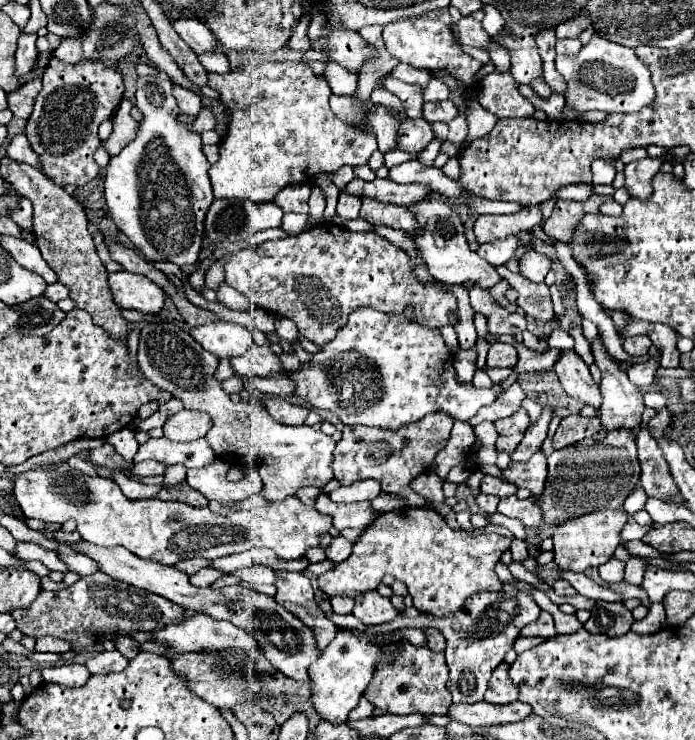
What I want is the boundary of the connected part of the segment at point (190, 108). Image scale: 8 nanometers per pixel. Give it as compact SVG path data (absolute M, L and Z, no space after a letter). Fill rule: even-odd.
M174 86L172 92L174 92L174 98L176 98L180 114L186 114L186 116L198 116L200 114L202 102L194 92L190 92L186 88L180 88L180 86Z

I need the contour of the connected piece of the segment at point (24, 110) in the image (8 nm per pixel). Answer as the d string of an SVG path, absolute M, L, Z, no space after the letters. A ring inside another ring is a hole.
M32 80L32 82L24 84L22 88L18 88L16 92L10 92L8 108L14 112L14 116L18 116L18 118L28 118L30 116L34 100L36 100L40 88L42 88L42 82Z

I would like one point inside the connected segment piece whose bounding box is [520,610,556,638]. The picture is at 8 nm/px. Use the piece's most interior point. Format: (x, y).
(544, 626)

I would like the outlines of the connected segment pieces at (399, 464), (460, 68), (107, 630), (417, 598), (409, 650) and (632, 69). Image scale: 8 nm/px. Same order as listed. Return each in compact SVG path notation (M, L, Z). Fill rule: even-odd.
M442 412L428 414L424 420L412 422L412 426L400 426L400 430L344 426L342 438L336 444L334 460L332 460L334 480L338 480L342 486L350 486L358 480L374 478L382 484L382 492L400 494L400 496L404 494L408 506L424 506L424 498L414 494L408 488L408 484L418 474L432 468L438 450L442 450L448 440L450 428L452 428L452 418Z
M408 18L408 20L400 20L400 22L390 22L384 26L384 44L388 48L388 52L398 58L400 62L412 64L416 68L428 68L436 78L440 78L442 82L446 82L452 90L450 100L456 102L456 106L460 108L460 116L454 118L448 126L448 142L454 146L464 146L466 144L466 136L468 136L468 126L466 126L466 118L464 118L464 102L466 102L466 92L470 92L476 82L474 82L474 74L482 68L482 64L478 60L474 60L472 56L464 54L458 46L452 44L452 36L450 36L450 26L446 26L440 20L430 20L430 18Z
M94 572L90 576L80 578L76 584L56 590L38 594L38 598L32 602L28 610L12 610L12 618L16 620L16 626L22 634L32 638L42 636L56 636L64 638L72 644L72 648L82 648L90 644L100 644L104 640L114 640L118 636L124 636L132 630L150 632L166 624L174 624L184 616L184 610L176 606L174 602L140 590L132 588L126 582L116 582L114 578L108 578L104 572Z
M400 508L380 514L358 540L348 560L336 564L334 570L318 576L318 588L326 596L350 596L376 590L384 574L402 580L414 598L414 608L444 618L464 606L464 602L480 590L500 590L496 564L502 552L510 548L510 540L500 534L474 536L464 530L450 528L432 508Z
M404 642L400 658L394 662L384 662L384 678L372 680L366 698L376 706L374 714L446 714L450 708L450 694L446 688L448 666L444 654L428 650L428 646L412 646Z
M594 34L592 40L582 46L578 56L558 56L556 70L568 82L568 90L564 94L566 106L572 106L578 116L588 110L600 110L606 114L632 114L640 112L644 106L652 106L652 98L656 98L648 66L636 58L636 50L604 40L598 34Z

